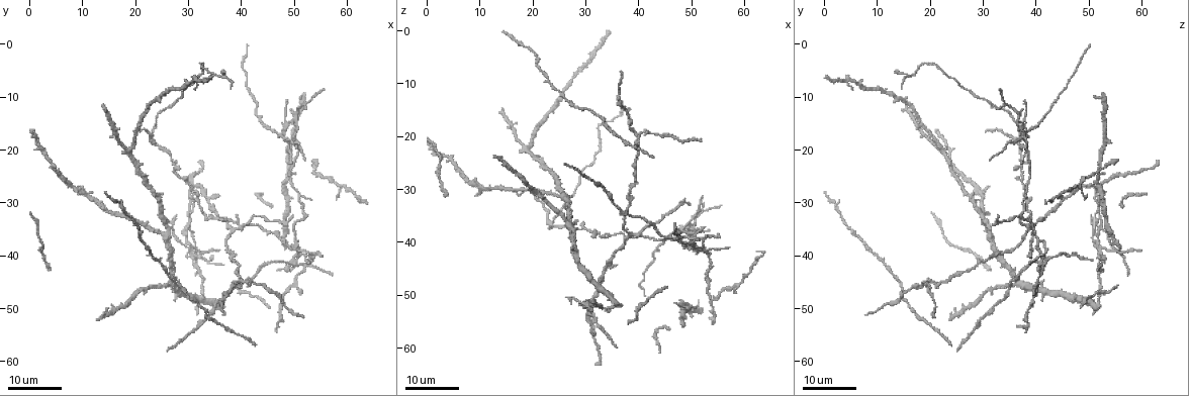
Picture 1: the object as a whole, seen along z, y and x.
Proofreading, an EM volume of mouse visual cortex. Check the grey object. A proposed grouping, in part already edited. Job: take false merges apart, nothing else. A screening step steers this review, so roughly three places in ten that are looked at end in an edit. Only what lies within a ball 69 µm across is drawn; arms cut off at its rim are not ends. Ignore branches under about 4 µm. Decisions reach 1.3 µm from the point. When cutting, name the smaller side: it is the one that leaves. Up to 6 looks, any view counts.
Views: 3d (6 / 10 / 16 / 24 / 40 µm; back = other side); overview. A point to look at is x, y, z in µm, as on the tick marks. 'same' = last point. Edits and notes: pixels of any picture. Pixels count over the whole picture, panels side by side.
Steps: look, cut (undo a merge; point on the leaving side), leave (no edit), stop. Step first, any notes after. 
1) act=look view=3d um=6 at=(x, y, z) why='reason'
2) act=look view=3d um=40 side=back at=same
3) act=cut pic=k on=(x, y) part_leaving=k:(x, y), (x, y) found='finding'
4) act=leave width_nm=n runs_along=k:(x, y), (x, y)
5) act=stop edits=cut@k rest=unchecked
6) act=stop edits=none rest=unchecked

act=look view=3d um=24 at=(41.0, 34.0, 38.0) why='a fork'

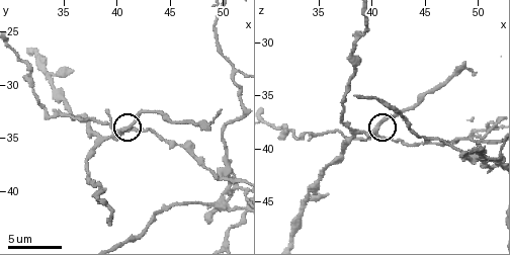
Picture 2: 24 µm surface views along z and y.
act=look view=3d um=10 at=(40.6, 34.2, 38.4)

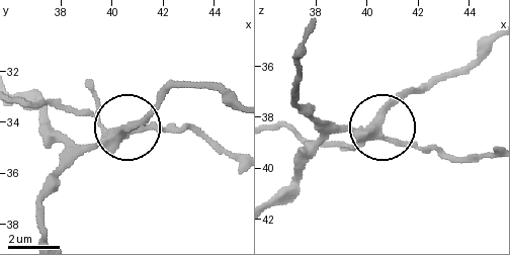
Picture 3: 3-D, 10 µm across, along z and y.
act=cut pic=3 on=(95, 105) side_arm_um=13 found='a second neuron is stuck on'

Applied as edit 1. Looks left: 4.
act=look view=3d um=16 at=(36.5, 49.0, 14.5)

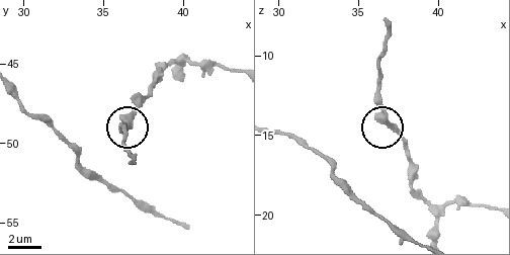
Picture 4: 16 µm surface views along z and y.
act=look view=3d um=10 at=(36.2, 48.4, 14.0)

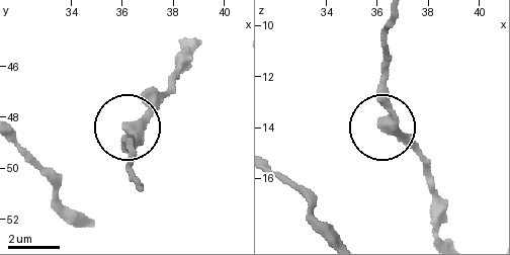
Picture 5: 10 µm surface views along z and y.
act=leave width_nm=330 runs_along=5:(437, 234), (433, 175), (383, 122), (383, 60) found='one neuron here'

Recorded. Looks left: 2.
act=look view=3d um=24 at=(26.0, 36.0, 31.0) why='thin arm on a thick one'

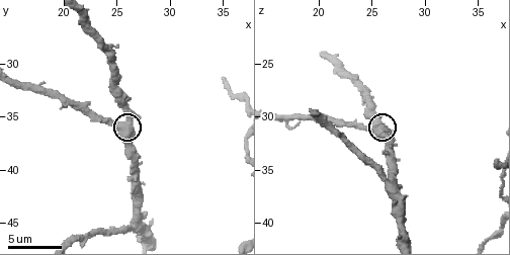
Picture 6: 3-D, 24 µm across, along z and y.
act=look view=3d um=6 at=same why='zoom in'

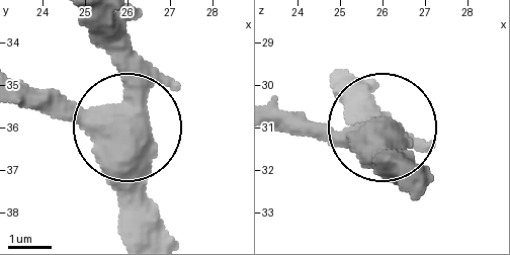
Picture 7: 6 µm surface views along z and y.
act=leave found='one neuron here'

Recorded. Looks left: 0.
act=stop edits=cut@3 rest=unchecked

